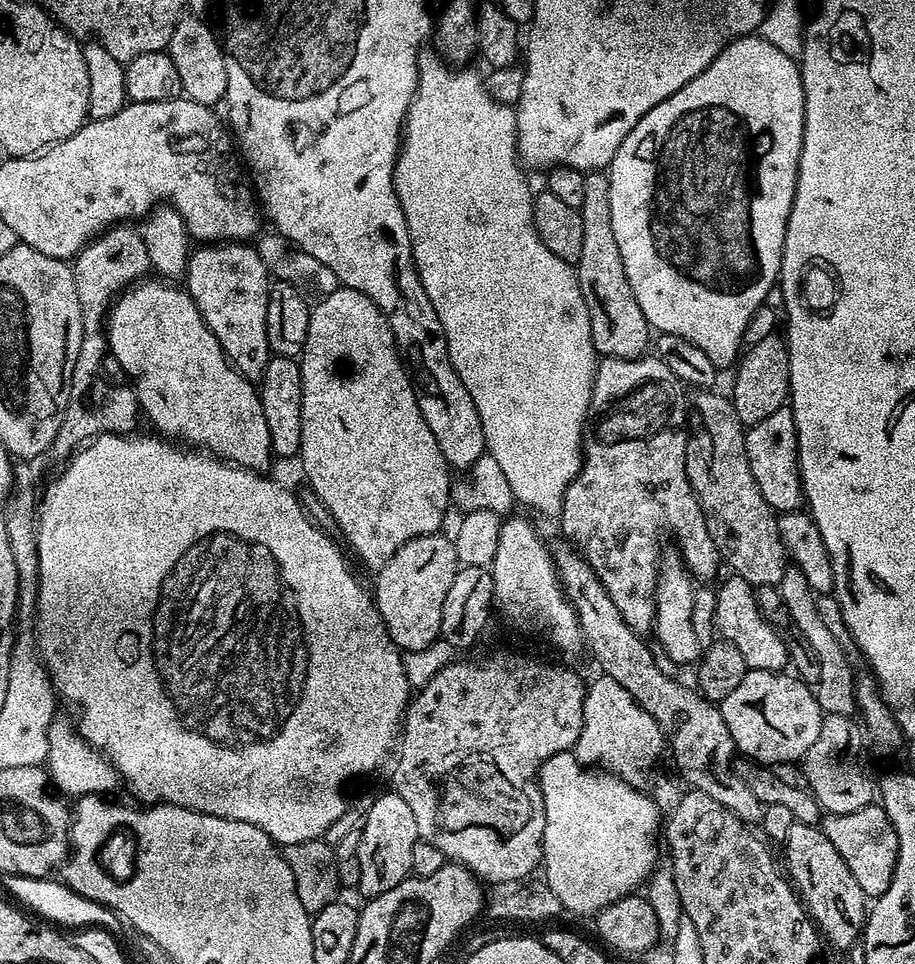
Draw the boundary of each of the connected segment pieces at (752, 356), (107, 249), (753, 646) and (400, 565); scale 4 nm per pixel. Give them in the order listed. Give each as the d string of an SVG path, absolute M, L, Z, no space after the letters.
M779 331L766 334L762 342L747 345L735 365L736 381L732 384L730 399L738 418L751 426L770 418L774 410L785 407L790 400L790 350L787 339Z
M121 222L100 233L77 254L71 265L74 282L78 290L78 302L82 306L84 319L84 341L80 347L80 360L72 375L72 401L64 415L62 426L54 438L50 452L60 462L67 461L81 446L101 434L128 434L133 431L136 419L141 419L140 402L131 387L108 388L96 404L84 400L88 391L96 384L100 363L106 360L106 317L117 295L137 282L143 281L151 269L150 257L146 250L143 231L128 222Z
M735 574L729 575L729 580L724 580L716 588L716 631L729 644L733 644L742 654L749 670L770 670L771 672L782 672L789 667L790 651L788 644L776 633L776 628L771 624L769 617L760 611L760 602L757 589L746 578Z
M444 535L419 536L406 542L406 546L375 573L376 609L401 653L426 650L426 646L441 639L442 605L454 582L454 574L462 567L453 537Z

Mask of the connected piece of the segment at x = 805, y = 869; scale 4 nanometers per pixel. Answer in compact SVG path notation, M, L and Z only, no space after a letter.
M798 824L790 826L790 835L785 838L782 842L782 848L784 848L784 860L782 856L782 862L788 866L786 867L786 875L791 882L792 886L796 889L803 905L808 909L808 915L812 917L813 924L816 925L821 937L825 941L828 940L836 948L848 948L852 943L859 941L861 939L862 933L864 931L864 922L868 918L868 913L870 911L870 900L869 897L865 896L862 886L858 886L858 882L854 879L854 874L850 874L850 866L846 866L846 862L842 862L842 854L838 854L838 850L834 850L834 842L830 842L830 838L826 838L823 827L817 826L815 824Z

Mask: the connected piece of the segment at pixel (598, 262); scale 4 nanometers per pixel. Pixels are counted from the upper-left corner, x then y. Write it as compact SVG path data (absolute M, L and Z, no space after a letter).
M607 171L589 172L584 181L586 187L582 194L582 206L579 208L582 218L582 258L574 267L586 310L590 314L592 341L601 357L638 360L649 351L650 325L646 314L642 314L642 306L638 306L638 298L634 298L634 290L630 290L630 278L626 278L626 266L622 266L622 254L618 254L618 242L614 239L614 226L610 226L610 182Z

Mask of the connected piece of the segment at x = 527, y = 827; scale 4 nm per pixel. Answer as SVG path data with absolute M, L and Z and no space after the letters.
M500 652L497 656L492 656L489 660L484 660L481 664L459 664L459 662L453 662L447 664L438 674L434 674L434 678L430 678L430 682L426 682L426 686L419 689L409 699L408 710L404 715L404 723L402 725L402 739L398 744L398 755L395 757L396 769L392 772L392 780L394 783L394 791L403 798L406 802L406 806L410 806L410 811L414 813L414 822L418 822L418 834L421 840L430 842L430 846L438 846L438 850L442 850L442 854L449 861L462 864L464 867L471 870L473 876L479 878L481 881L487 882L489 880L492 884L508 884L511 880L514 882L523 881L525 878L531 877L531 872L541 867L543 856L543 827L546 826L546 814L544 813L543 794L540 789L540 781L538 779L540 775L540 767L552 756L558 755L560 752L567 752L575 749L578 738L582 734L582 726L584 725L584 693L586 691L586 680L583 680L578 673L572 668L563 668L560 664L543 664L540 660L531 660L528 656L515 656L512 652Z

